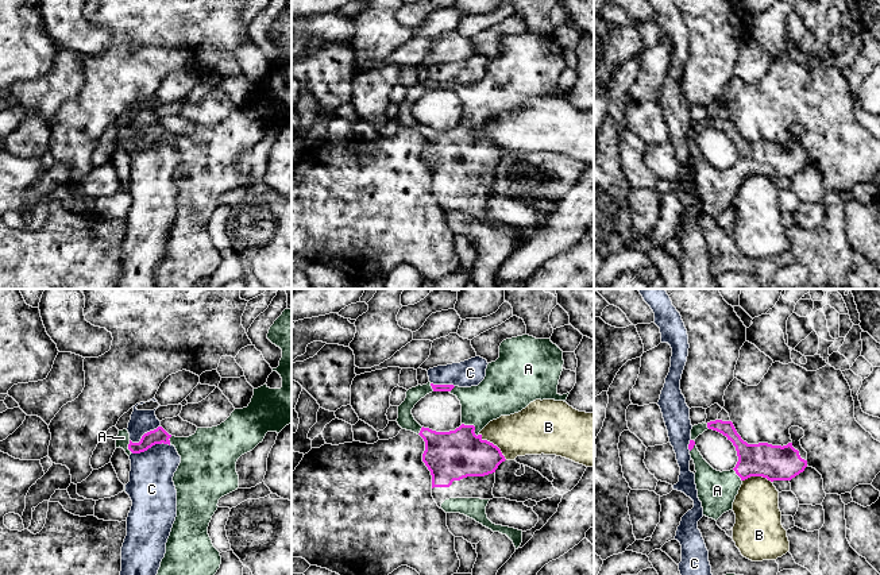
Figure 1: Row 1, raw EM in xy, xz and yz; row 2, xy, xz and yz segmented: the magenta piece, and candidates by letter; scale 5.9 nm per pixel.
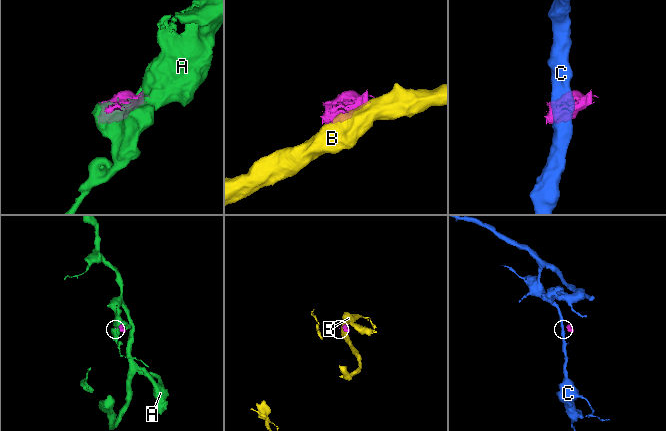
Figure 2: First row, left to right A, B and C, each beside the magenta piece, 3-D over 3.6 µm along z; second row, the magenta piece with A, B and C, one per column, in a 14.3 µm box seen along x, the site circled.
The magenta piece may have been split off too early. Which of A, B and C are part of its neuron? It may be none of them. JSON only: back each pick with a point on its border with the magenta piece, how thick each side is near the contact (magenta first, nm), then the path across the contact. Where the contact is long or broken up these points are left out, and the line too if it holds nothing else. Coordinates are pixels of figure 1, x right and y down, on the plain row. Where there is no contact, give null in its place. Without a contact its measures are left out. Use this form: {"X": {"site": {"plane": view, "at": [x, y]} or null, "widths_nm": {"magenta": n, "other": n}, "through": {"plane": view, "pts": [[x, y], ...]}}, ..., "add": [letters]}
{"A": {"site": {"plane": "xz", "at": [473, 123]}, "widths_nm": {"magenta": 300, "other": 260}}, "add": ["A"]}

